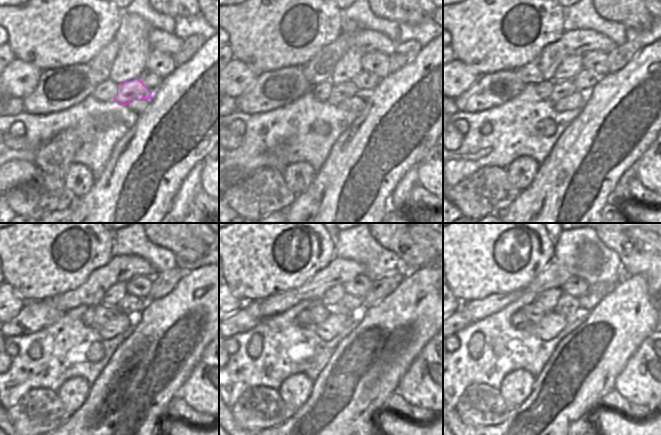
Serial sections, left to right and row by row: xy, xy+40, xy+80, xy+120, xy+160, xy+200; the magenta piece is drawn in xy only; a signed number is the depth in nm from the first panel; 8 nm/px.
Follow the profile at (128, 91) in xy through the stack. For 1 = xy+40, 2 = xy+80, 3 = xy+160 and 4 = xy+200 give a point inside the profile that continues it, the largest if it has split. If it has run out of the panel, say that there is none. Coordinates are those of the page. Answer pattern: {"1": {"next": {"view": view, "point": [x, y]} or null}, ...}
{"1": {"next": {"view": "xy+40", "point": [341, 91]}}, "2": {"next": {"view": "xy+80", "point": [561, 89]}}, "3": {"next": {"view": "xy+160", "point": [316, 314]}}, "4": {"next": {"view": "xy+200", "point": [533, 313]}}}

